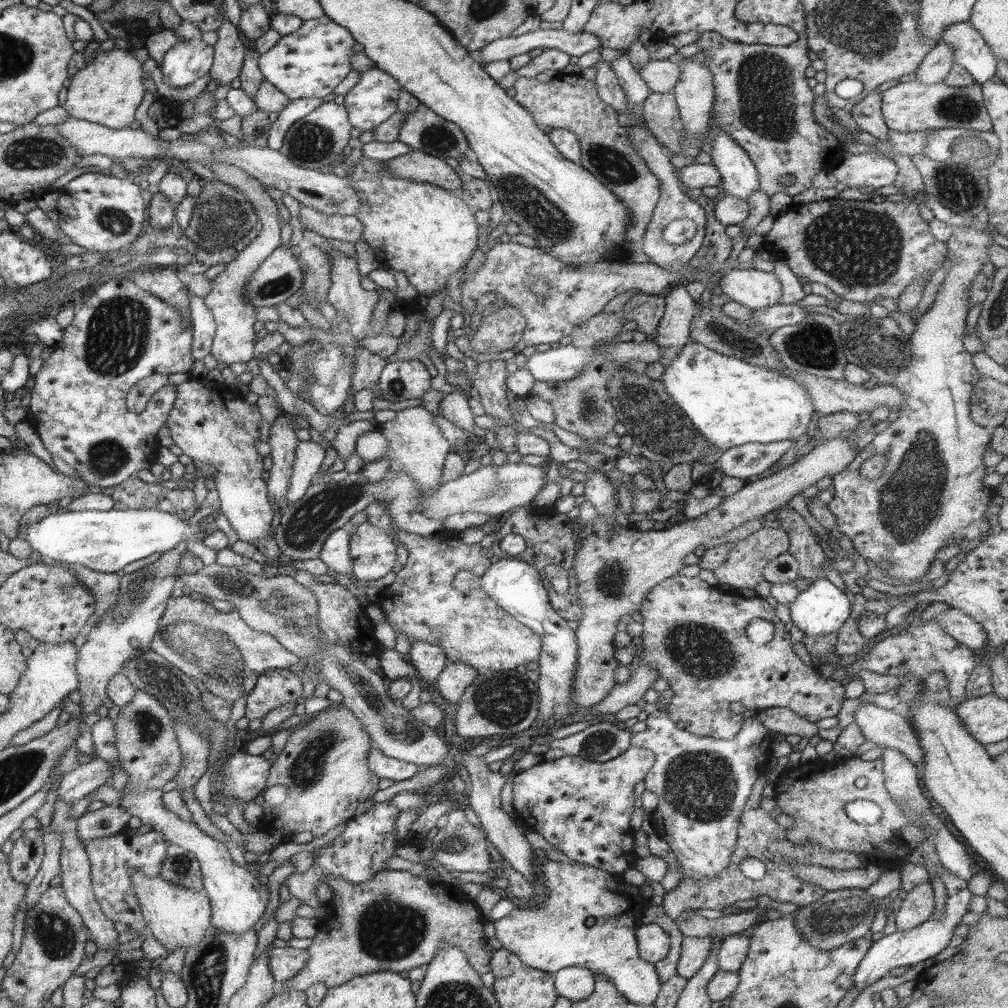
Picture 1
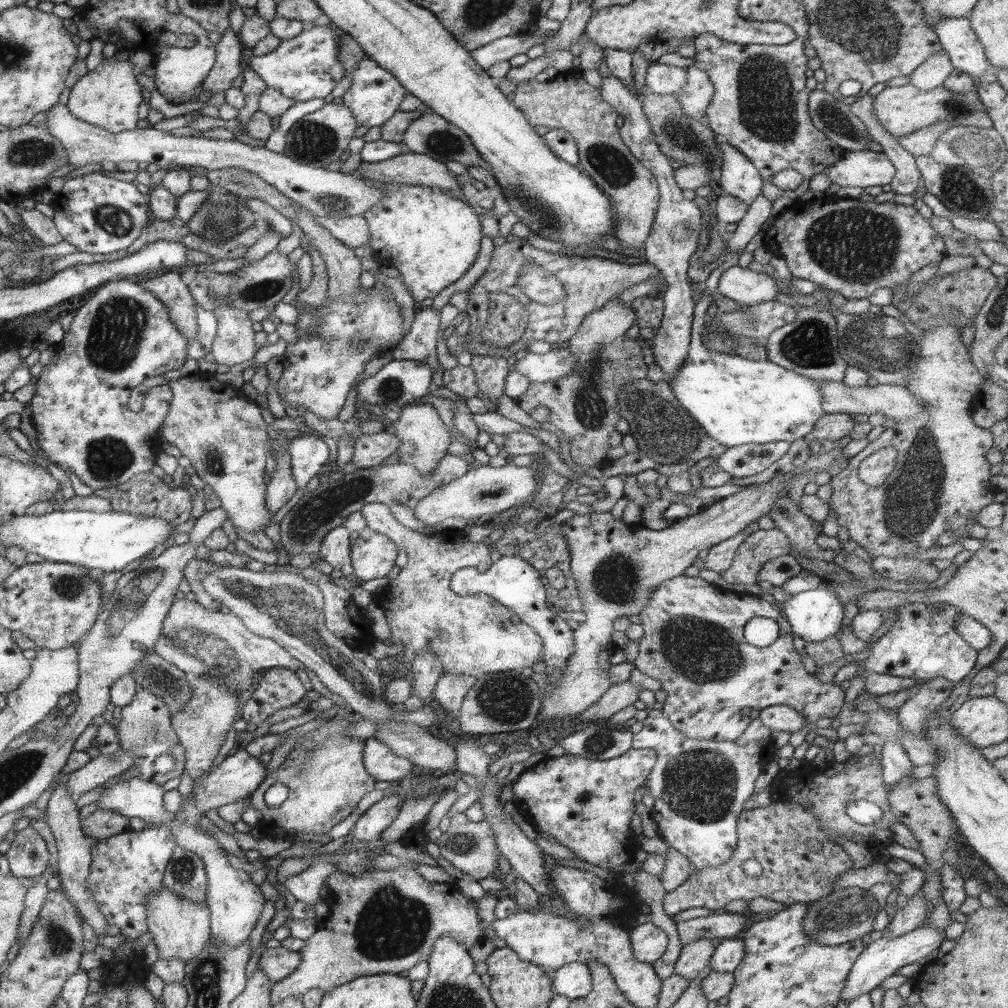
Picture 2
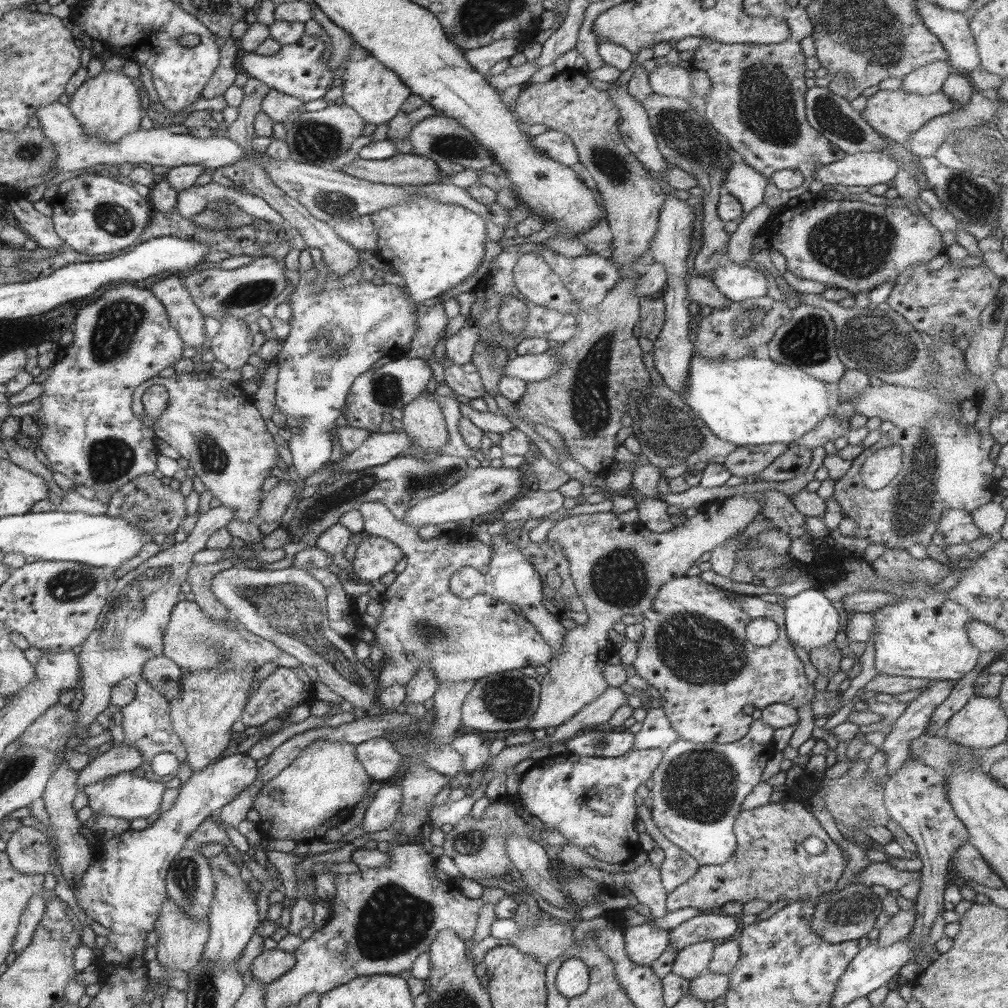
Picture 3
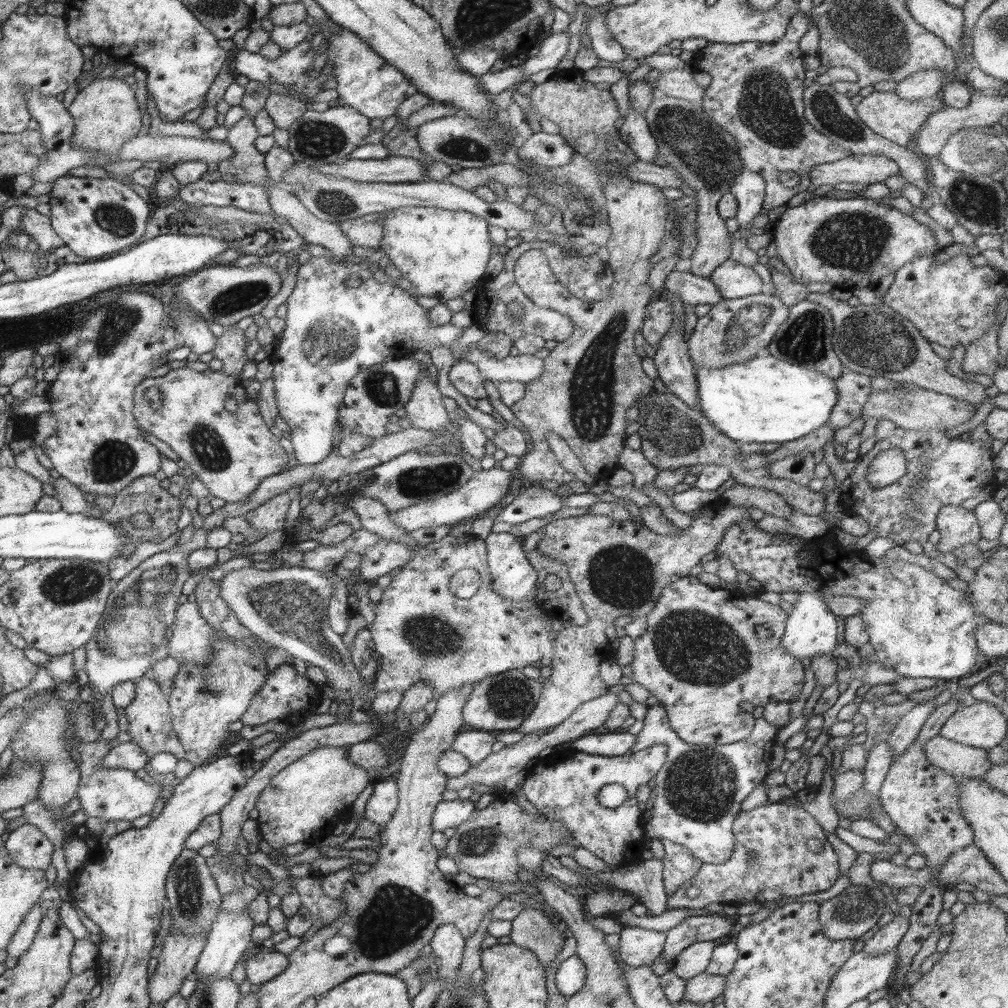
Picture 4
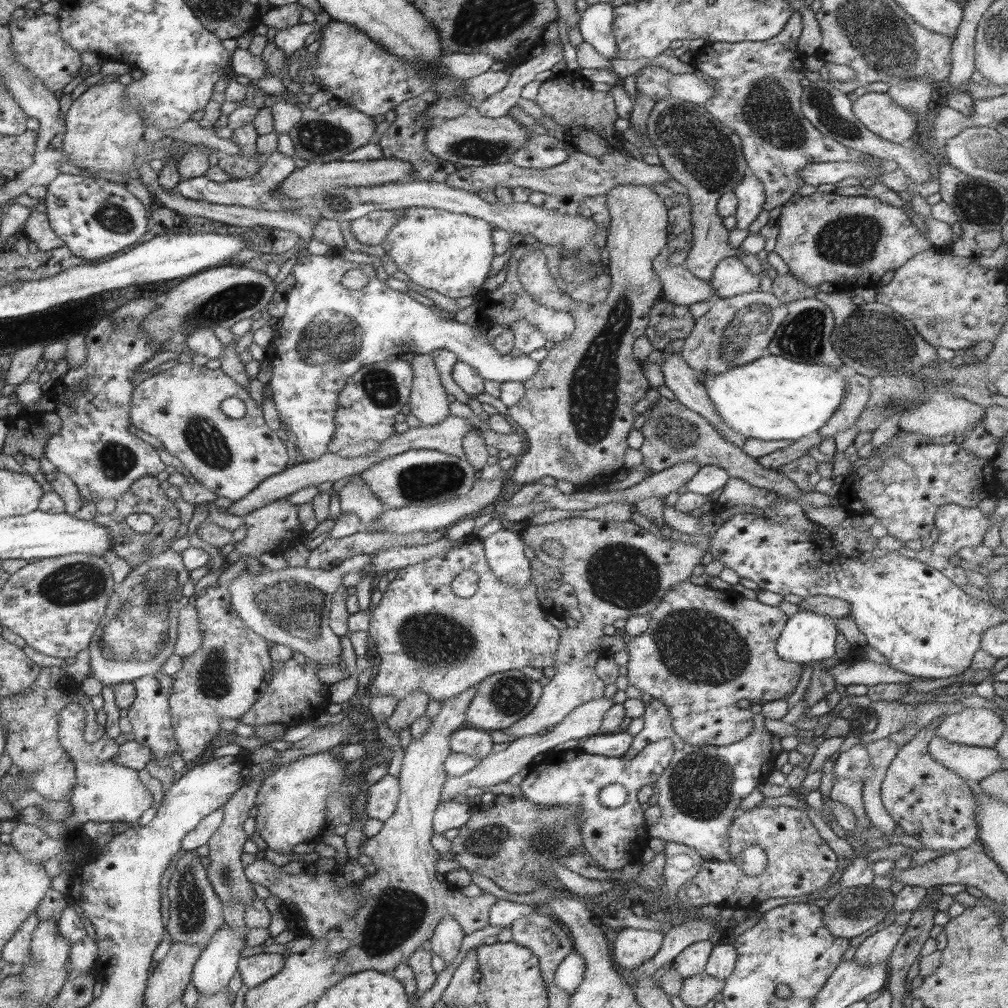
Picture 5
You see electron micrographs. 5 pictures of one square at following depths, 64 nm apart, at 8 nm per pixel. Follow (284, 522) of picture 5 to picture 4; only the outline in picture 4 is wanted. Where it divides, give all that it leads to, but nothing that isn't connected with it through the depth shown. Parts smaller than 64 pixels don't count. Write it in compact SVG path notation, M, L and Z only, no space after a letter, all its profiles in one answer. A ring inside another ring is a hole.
M287 490L269 498L267 502L259 504L257 508L253 508L253 512L247 512L243 518L247 520L247 524L253 530L263 530L263 532L273 532L273 530L283 530L283 522L287 518L289 512L289 494Z

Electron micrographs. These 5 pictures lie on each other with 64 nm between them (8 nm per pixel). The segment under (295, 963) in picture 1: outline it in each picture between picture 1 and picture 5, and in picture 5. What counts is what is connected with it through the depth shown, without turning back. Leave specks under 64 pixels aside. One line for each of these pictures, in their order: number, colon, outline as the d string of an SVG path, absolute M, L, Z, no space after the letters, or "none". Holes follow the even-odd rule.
2: M265 948L259 966L267 974L267 980L273 984L283 982L283 978L291 978L291 974L301 966L303 954L301 952L291 952L287 948Z
3: M263 948L263 952L251 962L251 974L253 974L253 980L271 984L271 982L279 982L279 978L289 974L295 964L297 964L295 954L289 954L277 948L275 950Z
4: M275 950L259 952L245 962L245 974L251 986L263 986L275 976L283 974L283 970L287 970L289 964L291 960L285 954L279 954Z
5: M257 954L247 956L237 962L237 970L241 974L241 982L251 990L255 986L263 986L279 974L285 966L285 958L281 954Z

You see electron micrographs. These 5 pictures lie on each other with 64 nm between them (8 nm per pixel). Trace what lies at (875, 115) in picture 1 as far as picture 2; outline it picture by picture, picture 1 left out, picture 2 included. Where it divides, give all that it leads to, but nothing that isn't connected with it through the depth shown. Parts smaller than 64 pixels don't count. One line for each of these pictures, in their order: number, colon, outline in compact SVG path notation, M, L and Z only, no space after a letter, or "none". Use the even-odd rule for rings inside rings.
2: M875 92L859 98L857 102L853 102L849 106L849 110L863 122L865 130L869 132L871 140L875 140L877 144L881 144L883 148L883 154L891 160L893 168L895 168L895 176L891 180L891 190L893 194L909 194L913 196L915 194L915 188L919 188L919 180L921 180L921 174L917 172L917 166L915 166L915 156L905 152L893 134L889 134L881 122L877 120L875 112L873 112L873 100L875 100Z

